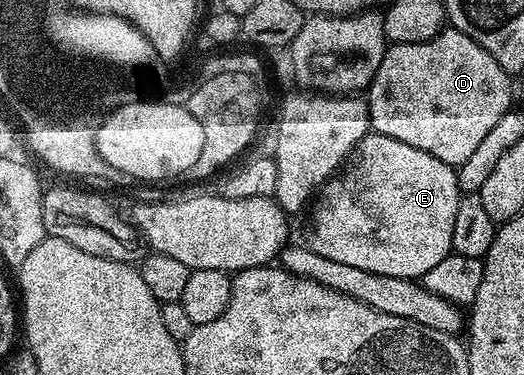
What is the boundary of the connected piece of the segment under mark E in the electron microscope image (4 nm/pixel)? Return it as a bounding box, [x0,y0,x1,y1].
[308,132,459,280]

